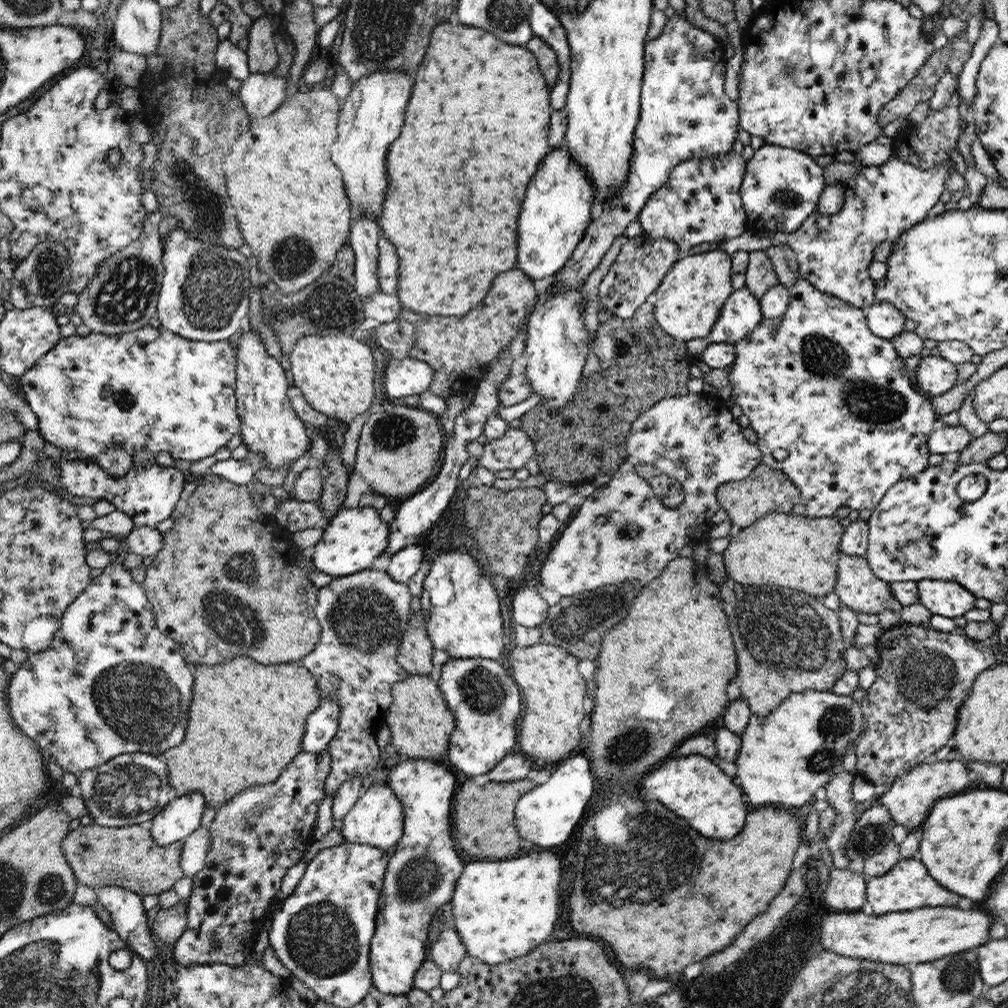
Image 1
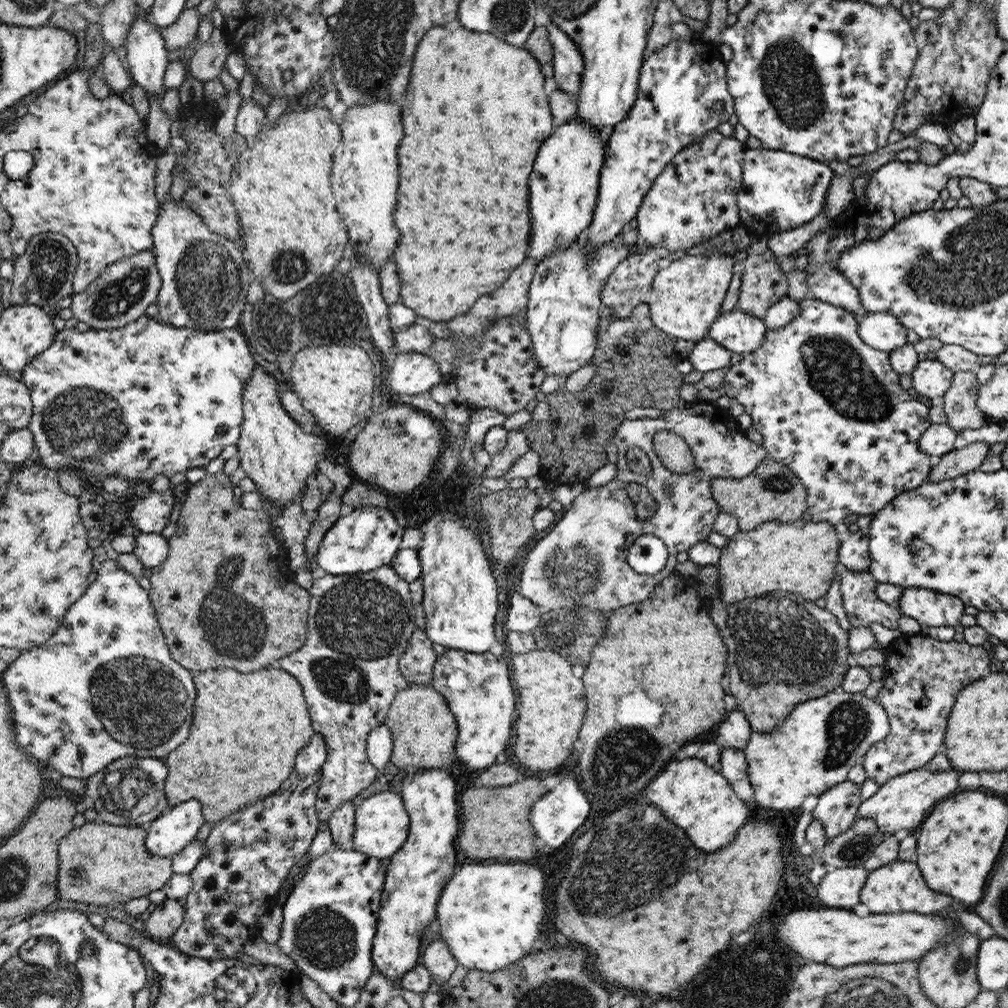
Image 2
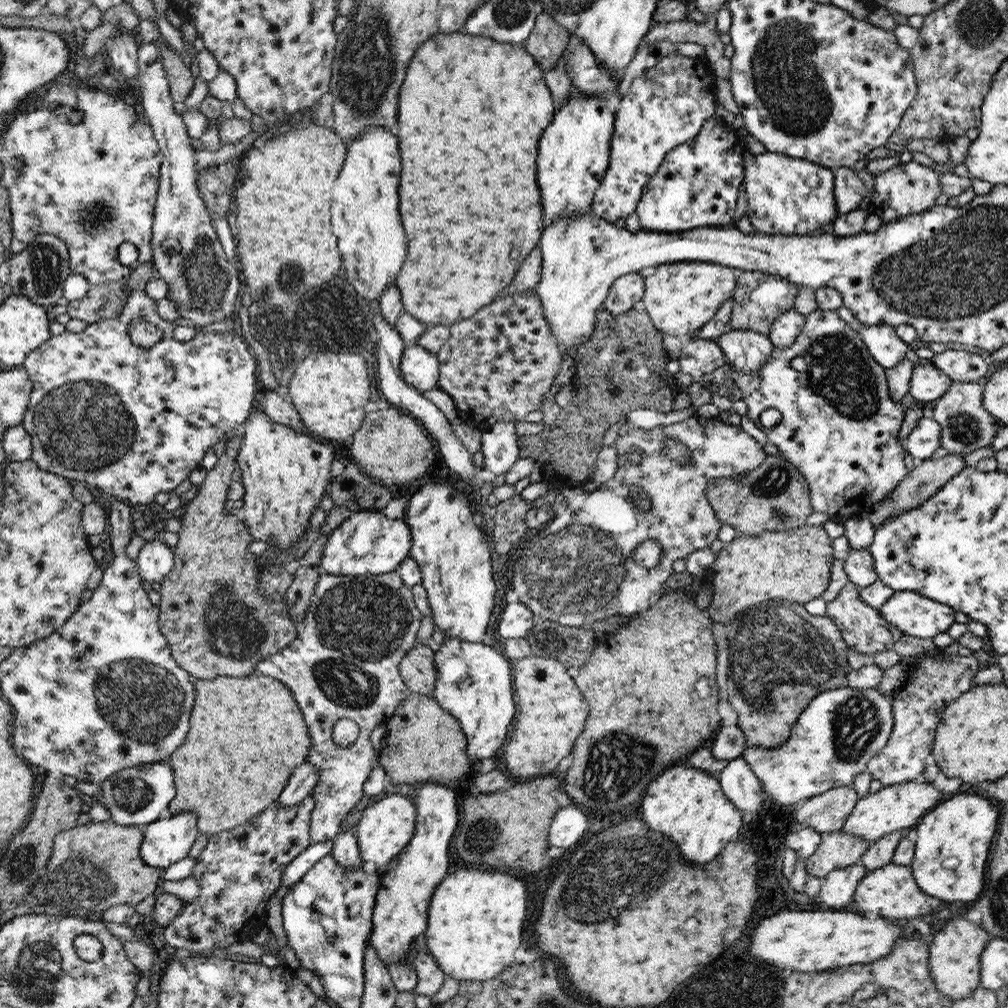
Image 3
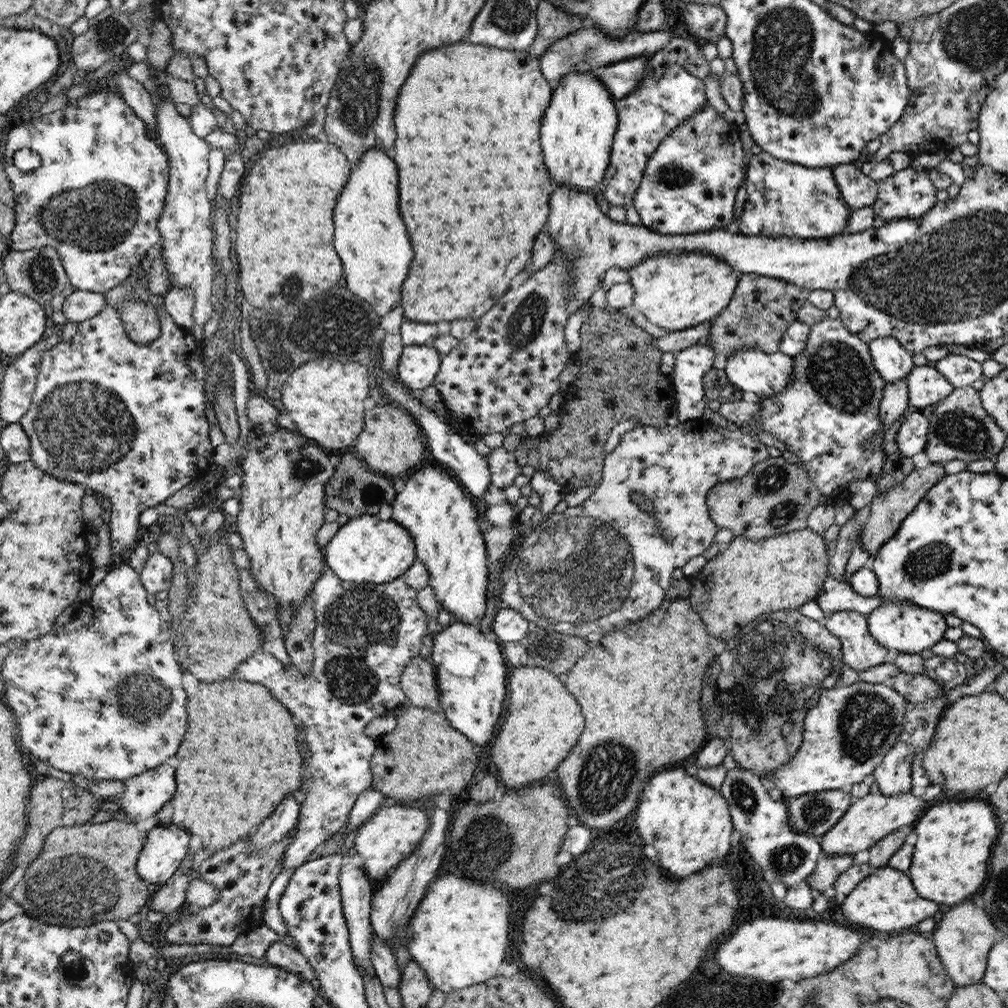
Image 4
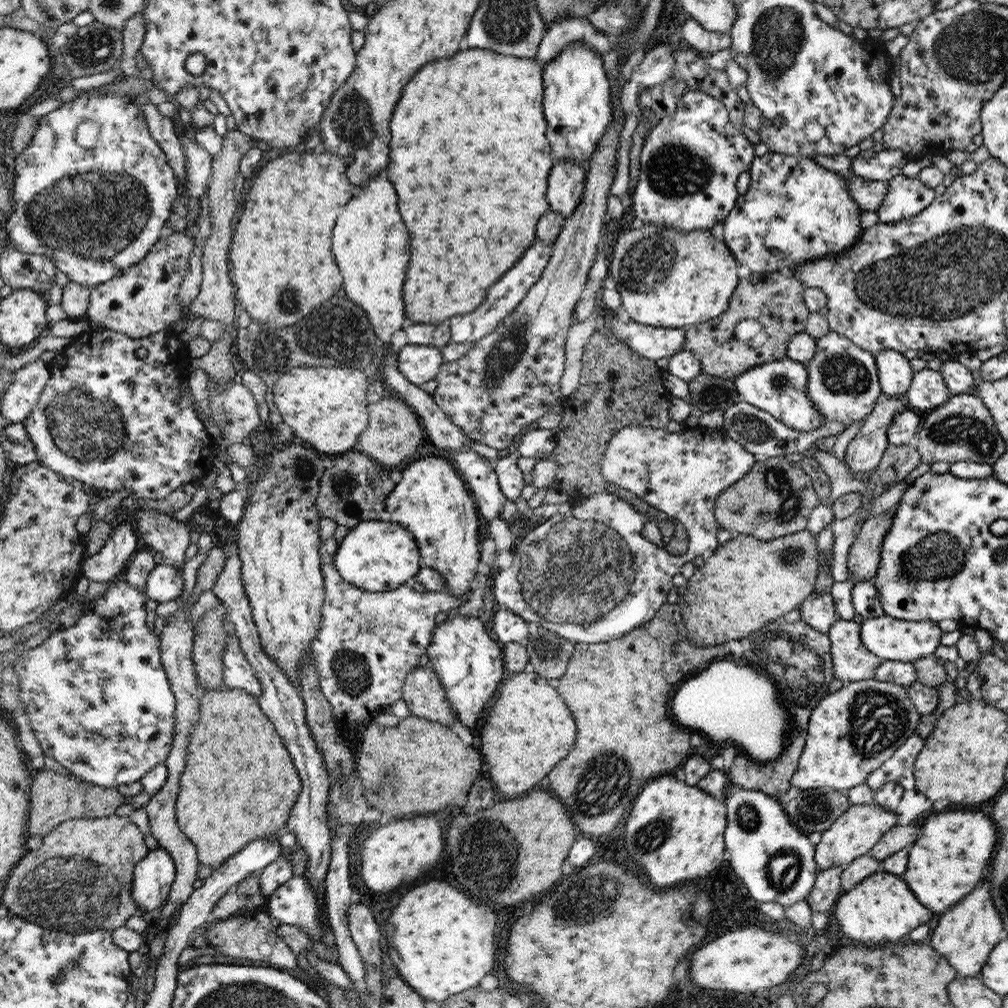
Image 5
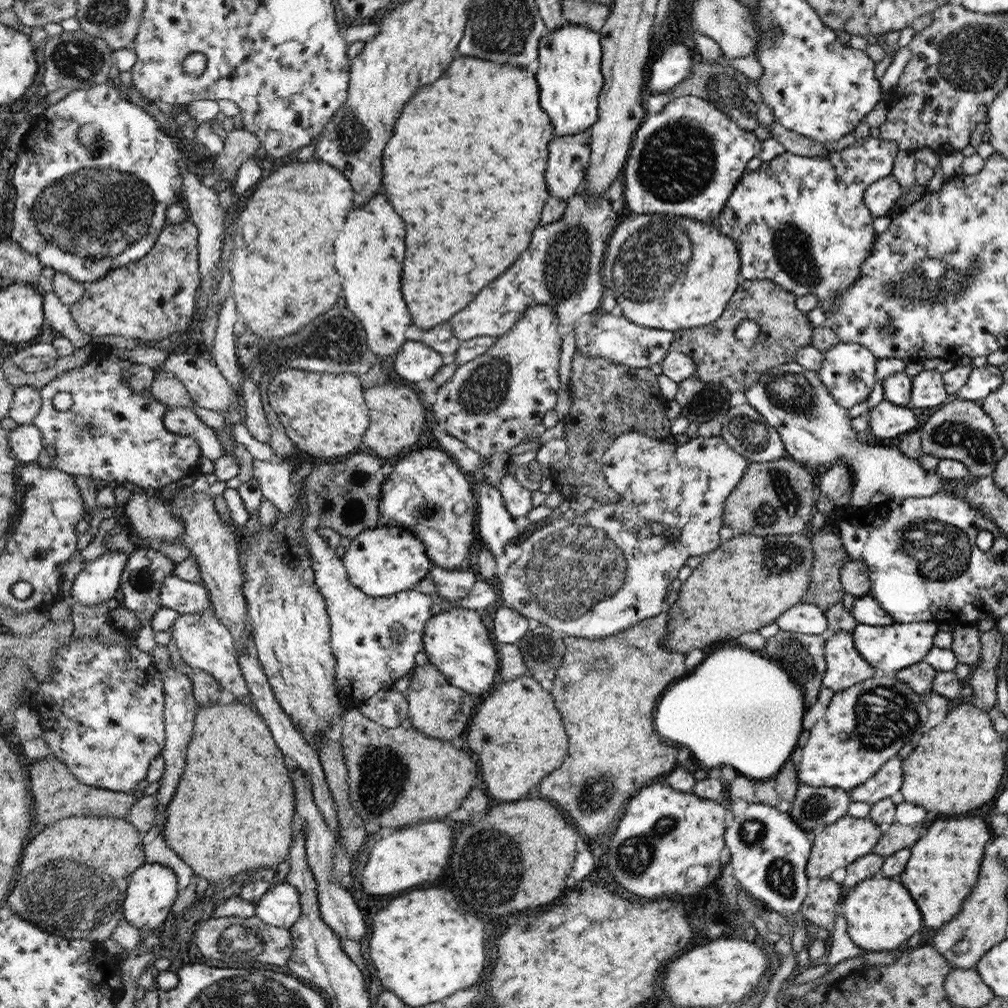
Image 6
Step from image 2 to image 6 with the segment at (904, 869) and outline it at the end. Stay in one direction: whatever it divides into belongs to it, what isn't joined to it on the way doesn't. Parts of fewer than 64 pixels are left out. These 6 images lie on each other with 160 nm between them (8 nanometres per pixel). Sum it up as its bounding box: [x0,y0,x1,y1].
[844,875,923,952]

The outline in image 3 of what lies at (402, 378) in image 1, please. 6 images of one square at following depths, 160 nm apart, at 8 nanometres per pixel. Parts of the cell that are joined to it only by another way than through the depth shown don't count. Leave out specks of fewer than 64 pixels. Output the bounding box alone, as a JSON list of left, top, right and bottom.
[400,345,440,393]

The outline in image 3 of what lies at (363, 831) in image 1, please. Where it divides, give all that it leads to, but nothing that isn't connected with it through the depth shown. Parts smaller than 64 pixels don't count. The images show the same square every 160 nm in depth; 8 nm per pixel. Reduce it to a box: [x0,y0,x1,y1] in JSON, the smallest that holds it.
[358,796,417,872]

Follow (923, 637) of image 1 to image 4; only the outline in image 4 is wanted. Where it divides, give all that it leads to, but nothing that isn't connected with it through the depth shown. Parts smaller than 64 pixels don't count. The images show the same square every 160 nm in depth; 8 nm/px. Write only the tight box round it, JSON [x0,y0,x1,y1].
[873,692,947,796]

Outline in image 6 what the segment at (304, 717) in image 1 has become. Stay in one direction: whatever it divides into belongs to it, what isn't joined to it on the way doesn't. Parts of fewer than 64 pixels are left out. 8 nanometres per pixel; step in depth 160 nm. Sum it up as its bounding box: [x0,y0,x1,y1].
[165,698,296,884]

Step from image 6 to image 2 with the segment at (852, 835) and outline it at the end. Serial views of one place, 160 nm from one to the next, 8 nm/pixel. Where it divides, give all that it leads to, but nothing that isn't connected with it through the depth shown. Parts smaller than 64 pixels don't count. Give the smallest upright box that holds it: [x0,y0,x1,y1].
[857,769,961,834]

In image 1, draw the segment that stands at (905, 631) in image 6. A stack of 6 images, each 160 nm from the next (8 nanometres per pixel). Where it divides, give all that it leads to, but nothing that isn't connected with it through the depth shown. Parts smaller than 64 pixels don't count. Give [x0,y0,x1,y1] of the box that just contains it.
[917,580,976,618]

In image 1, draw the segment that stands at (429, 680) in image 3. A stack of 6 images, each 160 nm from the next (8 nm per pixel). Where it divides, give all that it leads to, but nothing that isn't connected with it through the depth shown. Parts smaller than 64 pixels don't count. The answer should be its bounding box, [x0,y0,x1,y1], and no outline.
[397,612,432,674]

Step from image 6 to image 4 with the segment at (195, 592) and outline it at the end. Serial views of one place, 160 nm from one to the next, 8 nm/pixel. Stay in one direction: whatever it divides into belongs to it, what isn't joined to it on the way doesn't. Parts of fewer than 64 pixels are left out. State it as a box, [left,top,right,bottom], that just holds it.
[141,551,174,595]

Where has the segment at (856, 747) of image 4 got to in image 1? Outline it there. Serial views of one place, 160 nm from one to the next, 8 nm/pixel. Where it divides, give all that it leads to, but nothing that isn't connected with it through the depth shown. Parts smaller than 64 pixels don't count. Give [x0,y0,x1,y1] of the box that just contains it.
[736,690,865,811]

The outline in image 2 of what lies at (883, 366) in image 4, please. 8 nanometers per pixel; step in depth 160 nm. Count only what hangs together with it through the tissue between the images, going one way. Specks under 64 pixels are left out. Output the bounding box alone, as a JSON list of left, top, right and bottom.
[857,312,907,352]

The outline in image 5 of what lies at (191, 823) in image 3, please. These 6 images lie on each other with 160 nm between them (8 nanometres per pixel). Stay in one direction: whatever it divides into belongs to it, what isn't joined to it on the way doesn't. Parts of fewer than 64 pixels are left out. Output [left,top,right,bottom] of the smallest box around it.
[134,847,177,912]

